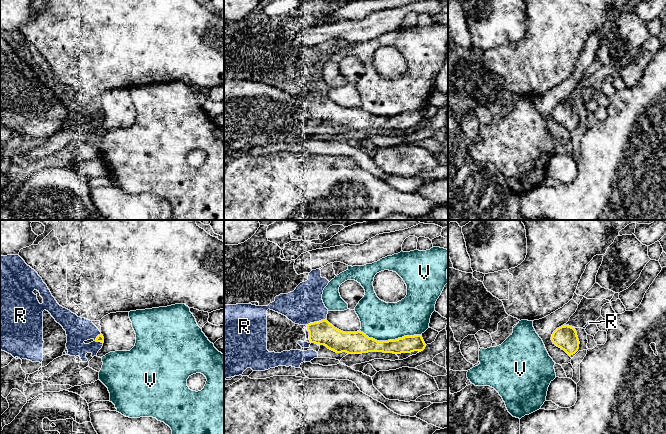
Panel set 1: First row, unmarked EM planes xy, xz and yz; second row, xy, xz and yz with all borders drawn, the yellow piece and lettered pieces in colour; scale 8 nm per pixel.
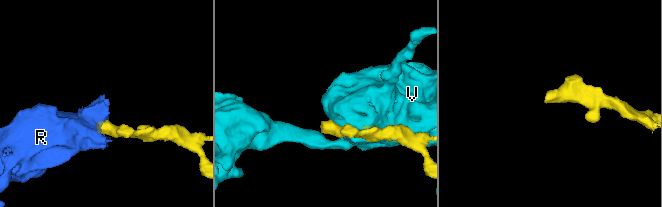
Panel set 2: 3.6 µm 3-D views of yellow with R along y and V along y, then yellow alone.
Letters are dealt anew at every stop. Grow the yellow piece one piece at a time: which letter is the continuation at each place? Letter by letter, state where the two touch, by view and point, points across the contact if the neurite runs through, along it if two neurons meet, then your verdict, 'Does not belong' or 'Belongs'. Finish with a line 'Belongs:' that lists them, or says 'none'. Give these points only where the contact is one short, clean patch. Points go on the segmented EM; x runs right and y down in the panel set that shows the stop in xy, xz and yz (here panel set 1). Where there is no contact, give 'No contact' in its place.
R: Touches yellow at xz (316, 322). Belongs
V: Touches yellow at xz (390, 340). Does not belong
Belongs: R

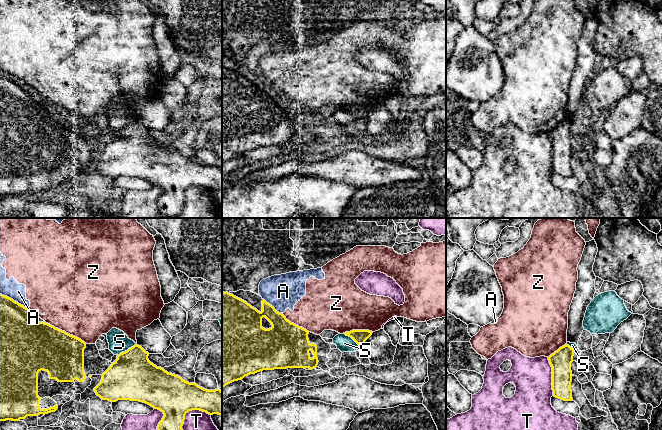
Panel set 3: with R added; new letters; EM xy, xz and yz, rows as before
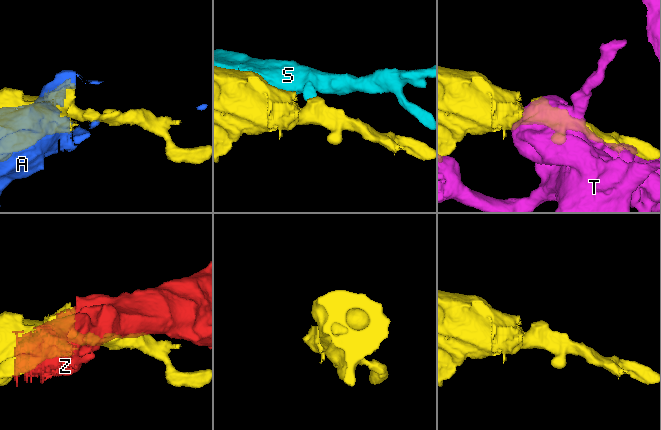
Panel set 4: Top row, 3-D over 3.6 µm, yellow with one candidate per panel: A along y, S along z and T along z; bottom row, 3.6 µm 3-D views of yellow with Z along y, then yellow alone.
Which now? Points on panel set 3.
A: Touches yellow at xy (13, 300). Does not belong
S: Touches yellow at xy (127, 350). Does not belong
T: Touches yellow at xy (191, 410). Does not belong
Z: Touches yellow at xy (65, 332). Does not belong
Belongs: none

